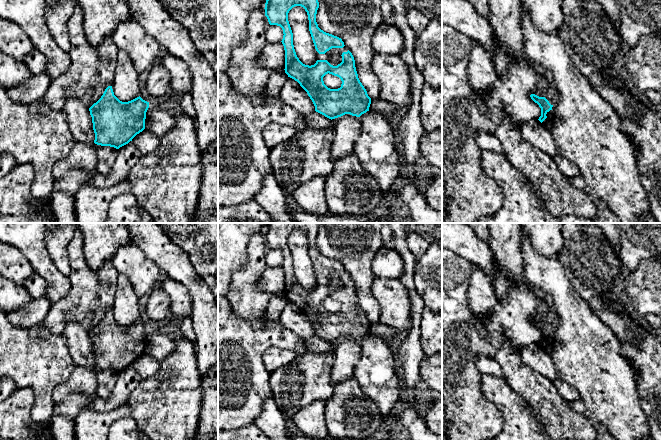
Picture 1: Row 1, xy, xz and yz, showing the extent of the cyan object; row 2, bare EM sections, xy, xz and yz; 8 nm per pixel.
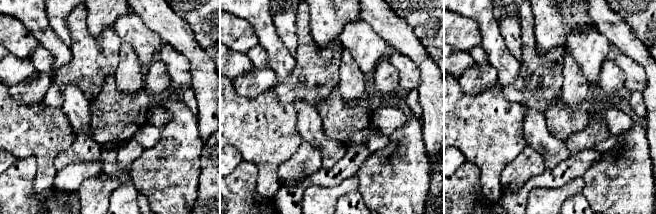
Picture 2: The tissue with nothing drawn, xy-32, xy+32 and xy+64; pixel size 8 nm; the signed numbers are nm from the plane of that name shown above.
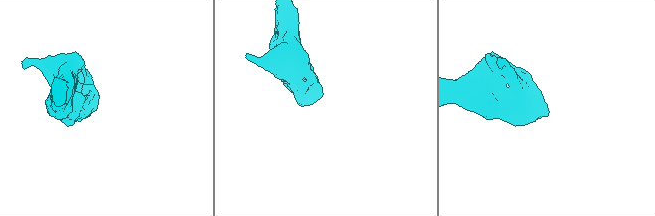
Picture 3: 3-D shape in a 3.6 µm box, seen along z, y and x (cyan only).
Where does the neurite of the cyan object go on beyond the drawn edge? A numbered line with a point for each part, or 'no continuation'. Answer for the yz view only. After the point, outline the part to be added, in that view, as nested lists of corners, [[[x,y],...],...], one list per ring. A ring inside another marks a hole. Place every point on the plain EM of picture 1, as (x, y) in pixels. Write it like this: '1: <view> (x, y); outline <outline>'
no continuation

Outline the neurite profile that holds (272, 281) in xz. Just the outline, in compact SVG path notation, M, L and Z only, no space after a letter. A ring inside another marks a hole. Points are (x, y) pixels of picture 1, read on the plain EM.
M282 266L266 267L256 285L257 289L272 296L285 293L285 274Z

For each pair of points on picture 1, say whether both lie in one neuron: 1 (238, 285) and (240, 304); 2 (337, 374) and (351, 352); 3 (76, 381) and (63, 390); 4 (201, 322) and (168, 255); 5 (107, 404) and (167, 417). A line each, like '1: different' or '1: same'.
1: same
2: same
3: same
4: same
5: different

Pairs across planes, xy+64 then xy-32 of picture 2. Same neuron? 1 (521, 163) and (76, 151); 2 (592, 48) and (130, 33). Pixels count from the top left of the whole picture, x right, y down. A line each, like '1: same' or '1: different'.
1: same
2: same

